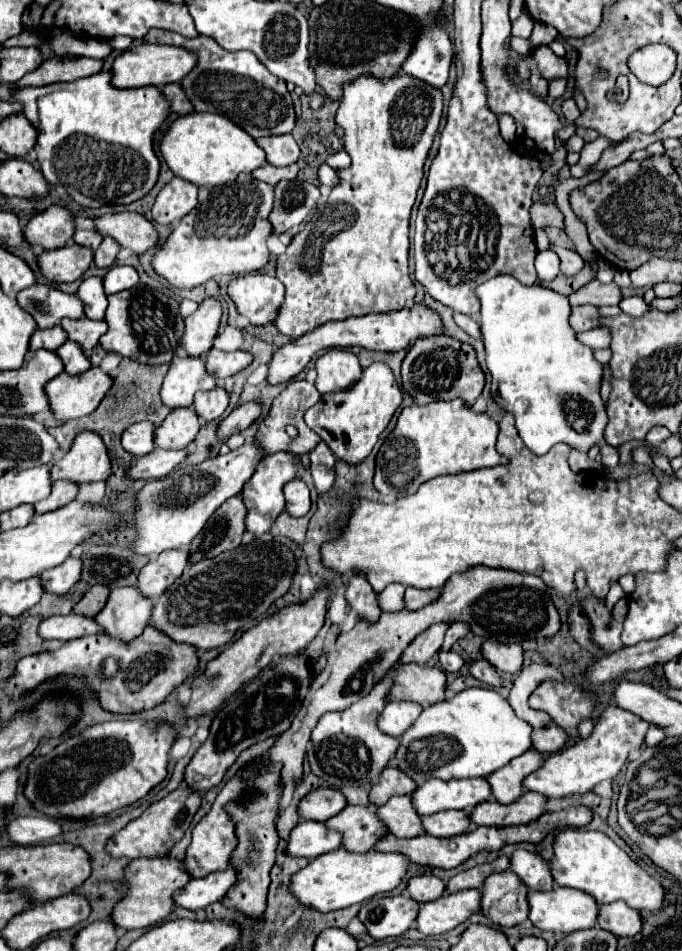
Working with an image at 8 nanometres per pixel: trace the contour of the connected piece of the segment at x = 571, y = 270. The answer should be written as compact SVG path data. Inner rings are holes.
M550 245L550 249L560 259L560 271L562 271L562 275L572 277L572 275L576 275L584 267L584 261L580 259L580 255L576 251L570 251L570 249L564 249L564 247L558 247L558 245Z

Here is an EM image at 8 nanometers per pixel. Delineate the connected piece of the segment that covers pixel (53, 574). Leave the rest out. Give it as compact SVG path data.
M68 557L62 565L52 567L52 569L48 569L48 571L44 571L40 575L42 577L42 585L50 593L64 595L80 579L80 571L82 571L82 559L80 557Z

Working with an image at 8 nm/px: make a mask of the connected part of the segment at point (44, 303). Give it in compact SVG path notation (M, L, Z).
M32 285L18 293L18 303L26 309L38 323L38 327L54 327L62 317L80 319L84 317L84 305L78 295L64 293L54 285Z

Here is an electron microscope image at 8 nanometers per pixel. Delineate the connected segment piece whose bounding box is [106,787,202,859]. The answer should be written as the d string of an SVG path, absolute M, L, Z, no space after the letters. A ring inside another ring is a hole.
M180 787L172 793L168 793L164 799L152 803L138 819L130 821L118 835L114 835L108 841L108 853L112 857L162 857L166 855L176 841L180 841L190 827L190 819L200 809L202 795L198 791L192 791L190 787Z

